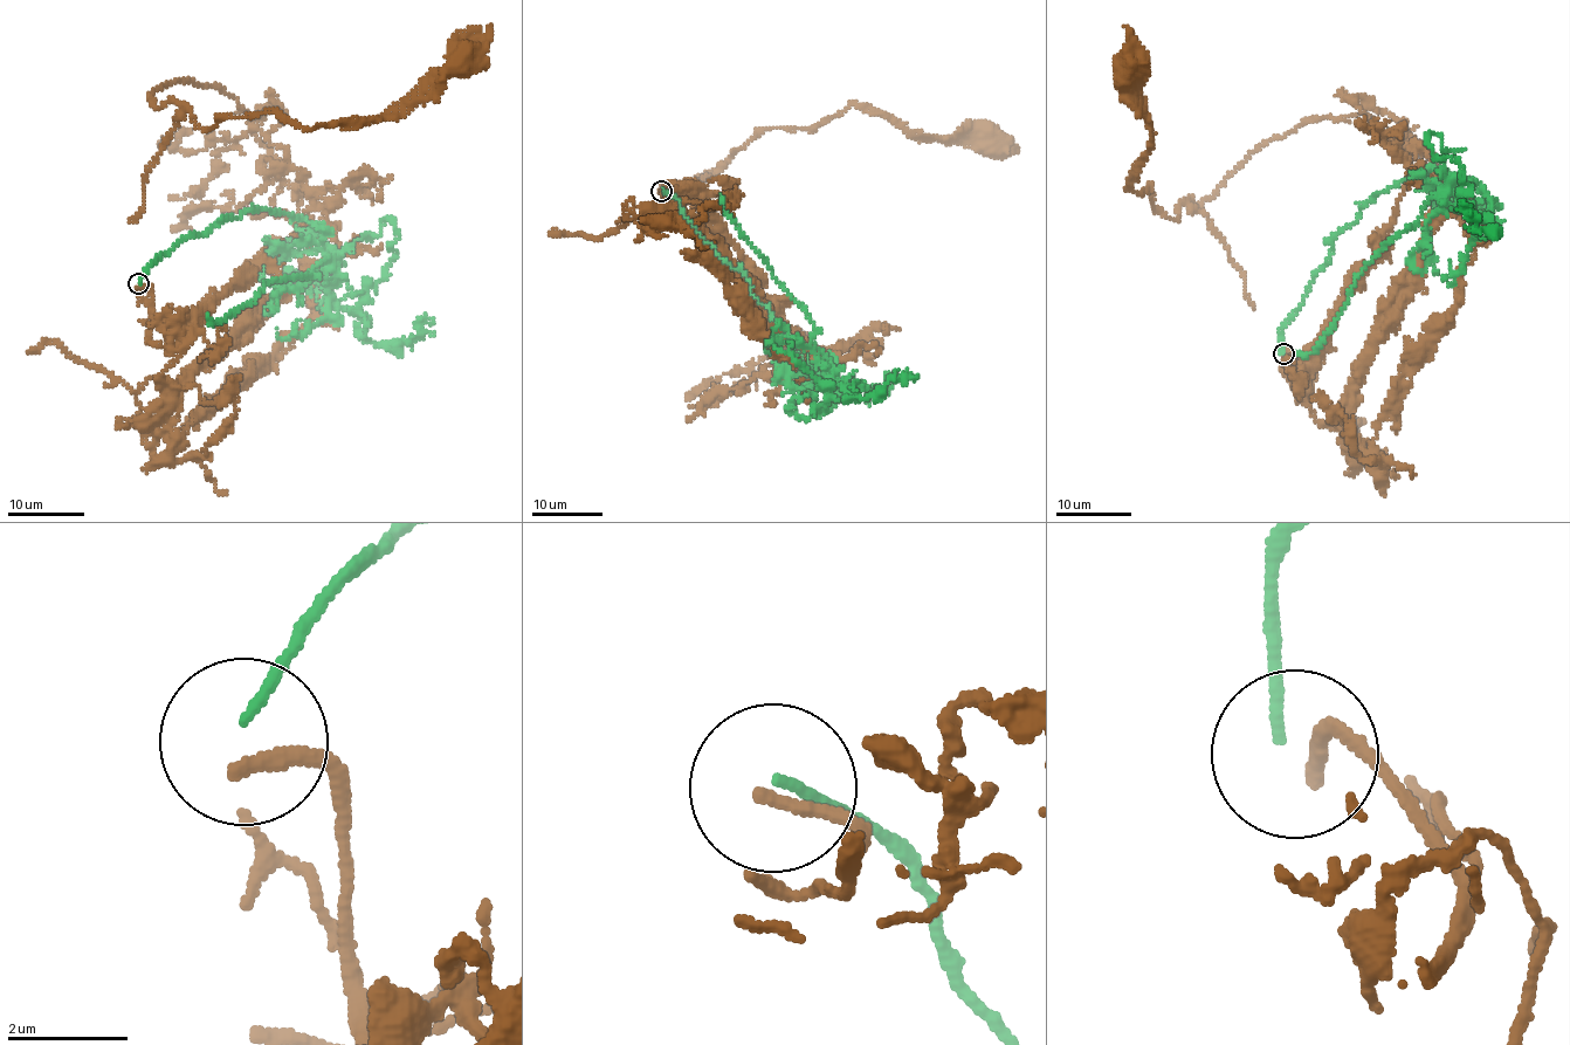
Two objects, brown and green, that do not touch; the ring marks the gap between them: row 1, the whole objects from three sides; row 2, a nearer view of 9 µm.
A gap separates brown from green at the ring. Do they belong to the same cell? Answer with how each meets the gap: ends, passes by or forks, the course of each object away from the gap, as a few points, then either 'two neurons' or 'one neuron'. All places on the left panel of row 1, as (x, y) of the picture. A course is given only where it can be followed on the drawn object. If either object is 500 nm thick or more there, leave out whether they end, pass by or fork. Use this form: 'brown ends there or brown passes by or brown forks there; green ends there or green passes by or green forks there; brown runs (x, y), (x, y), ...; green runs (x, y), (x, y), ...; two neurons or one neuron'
brown ends there; green ends there; brown runs (139, 284), (181, 322), (311, 227), (232, 95), (163, 84), (201, 130), (314, 129), (468, 66); green runs (139, 282), (262, 207), (339, 253), (388, 218), (396, 254), (363, 293), (362, 337), (411, 342), (431, 323); two neurons

